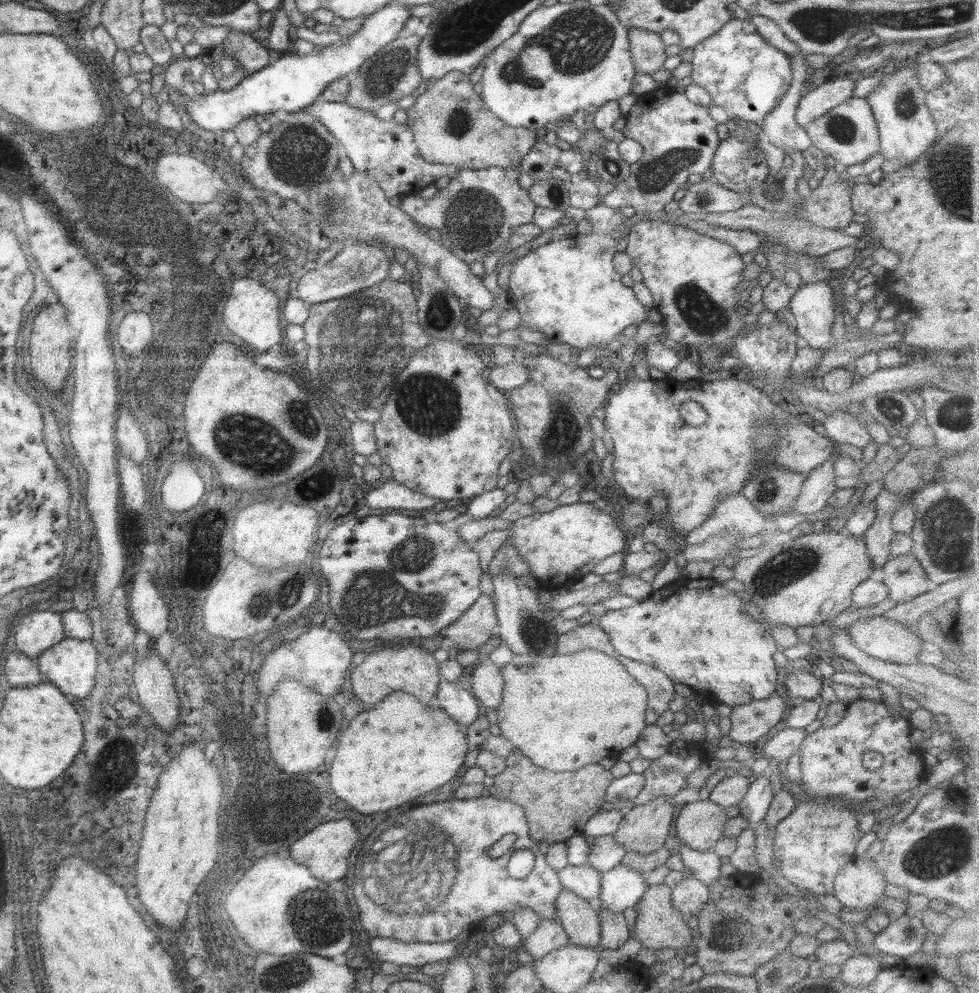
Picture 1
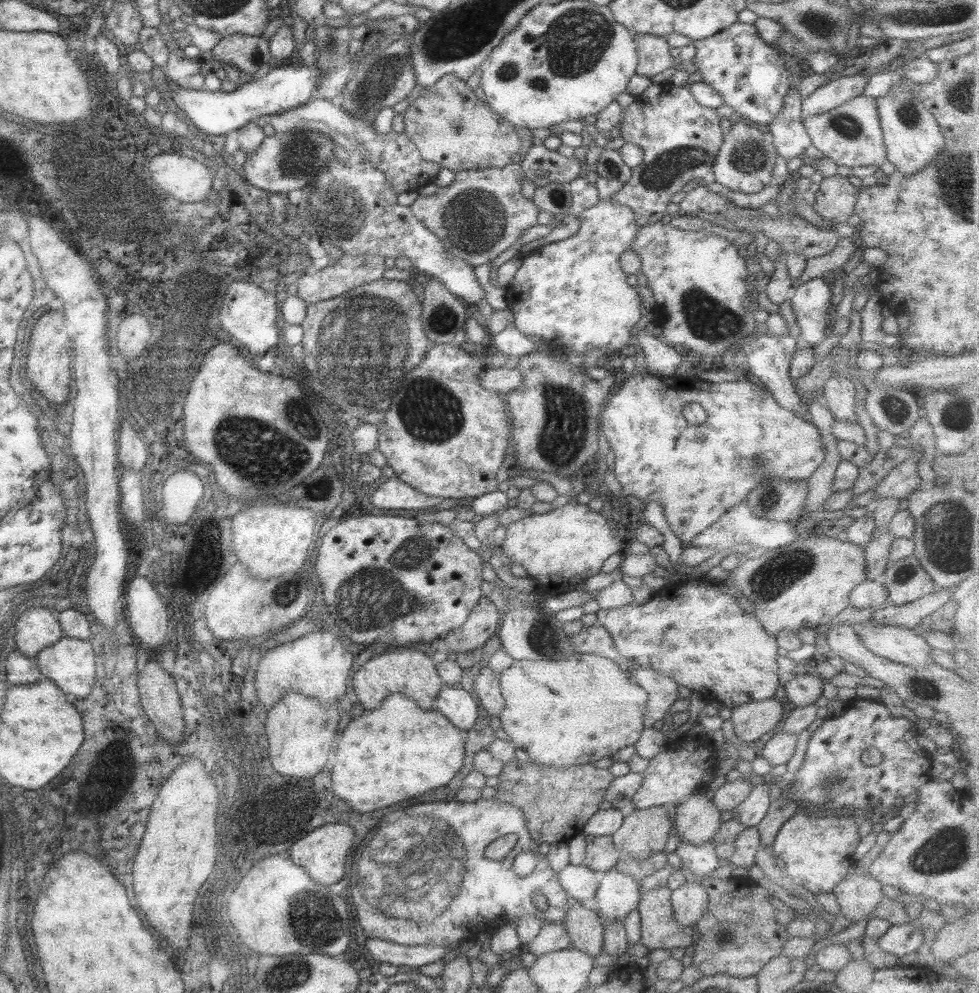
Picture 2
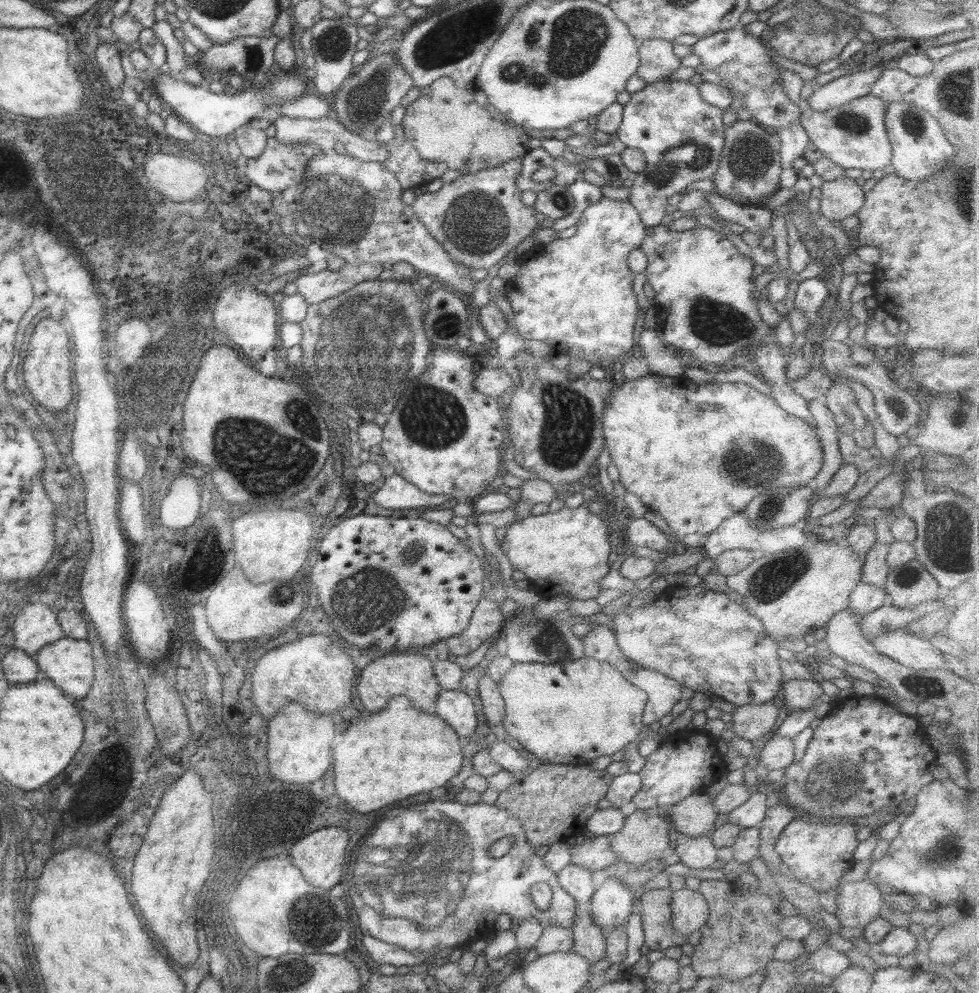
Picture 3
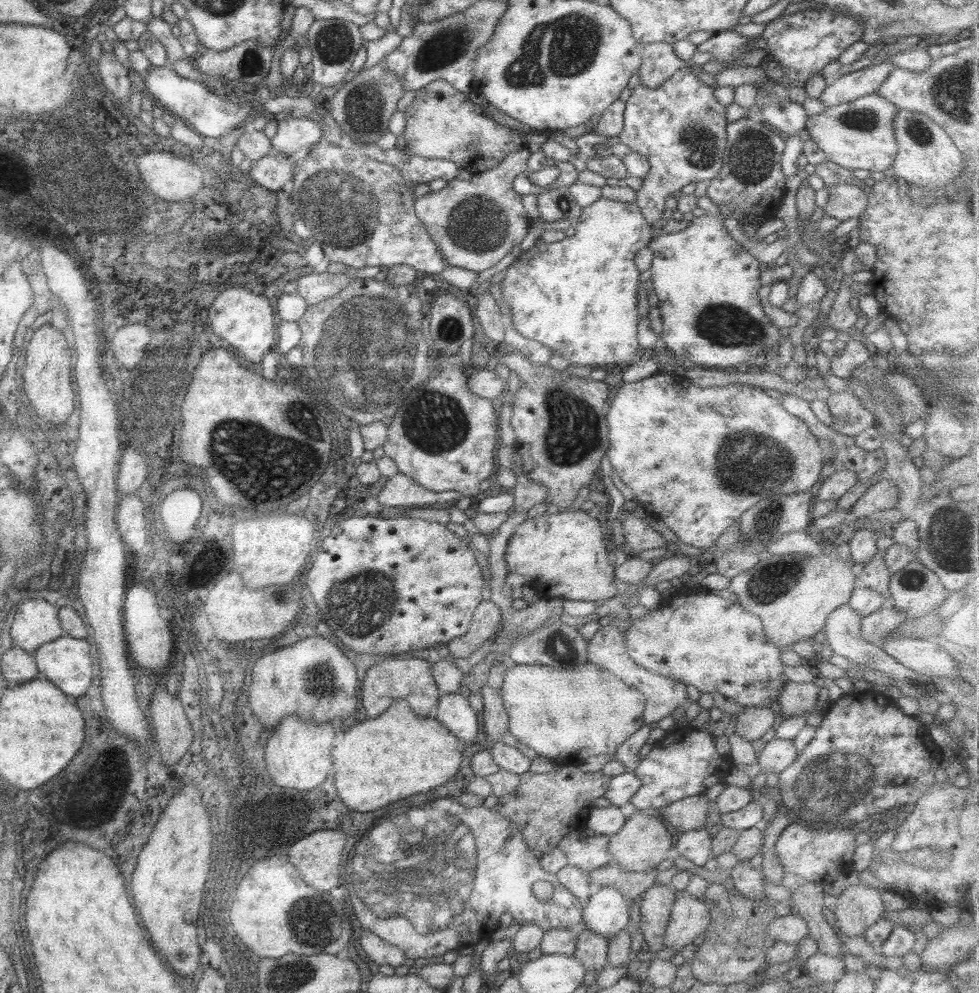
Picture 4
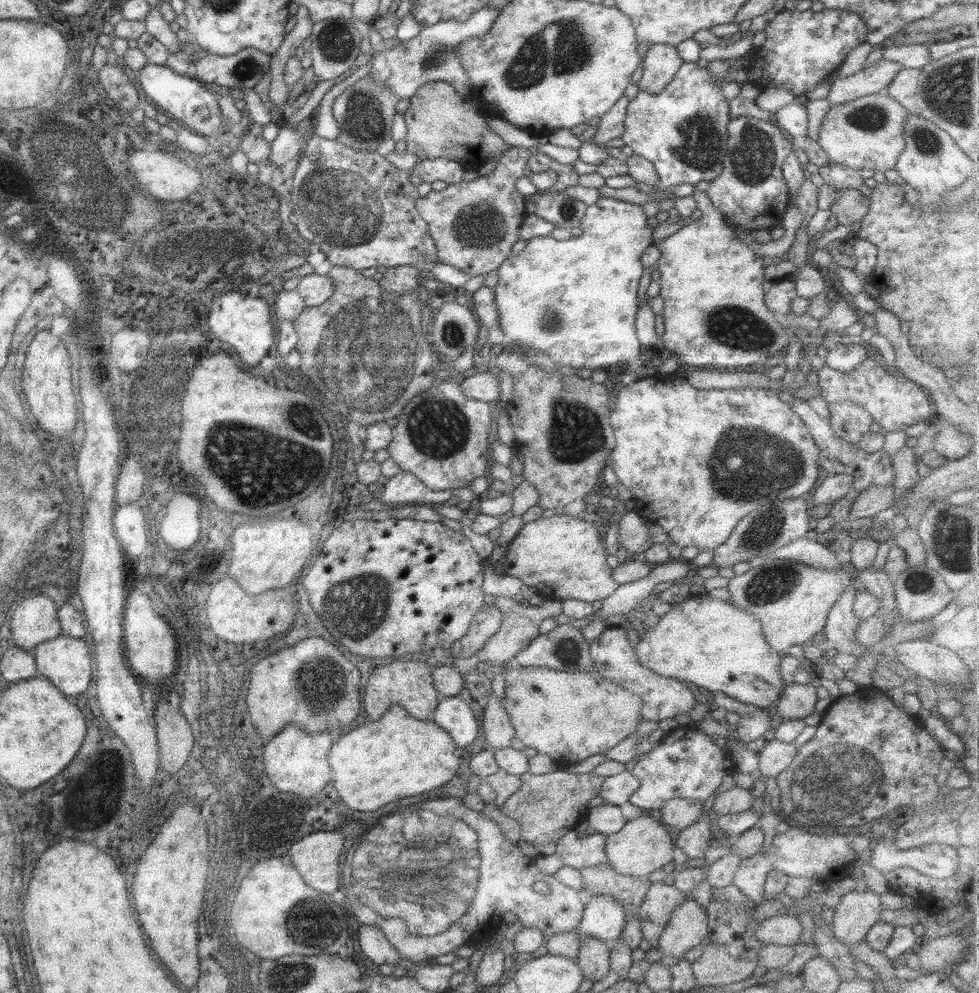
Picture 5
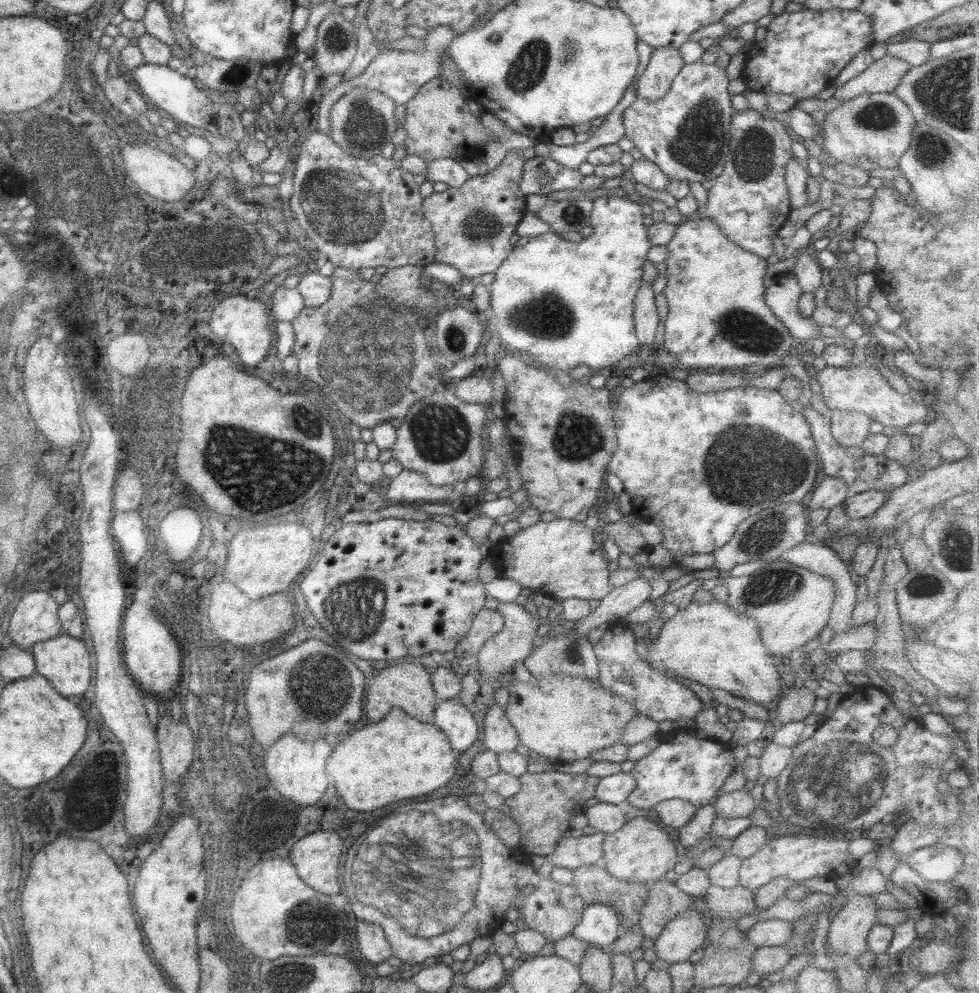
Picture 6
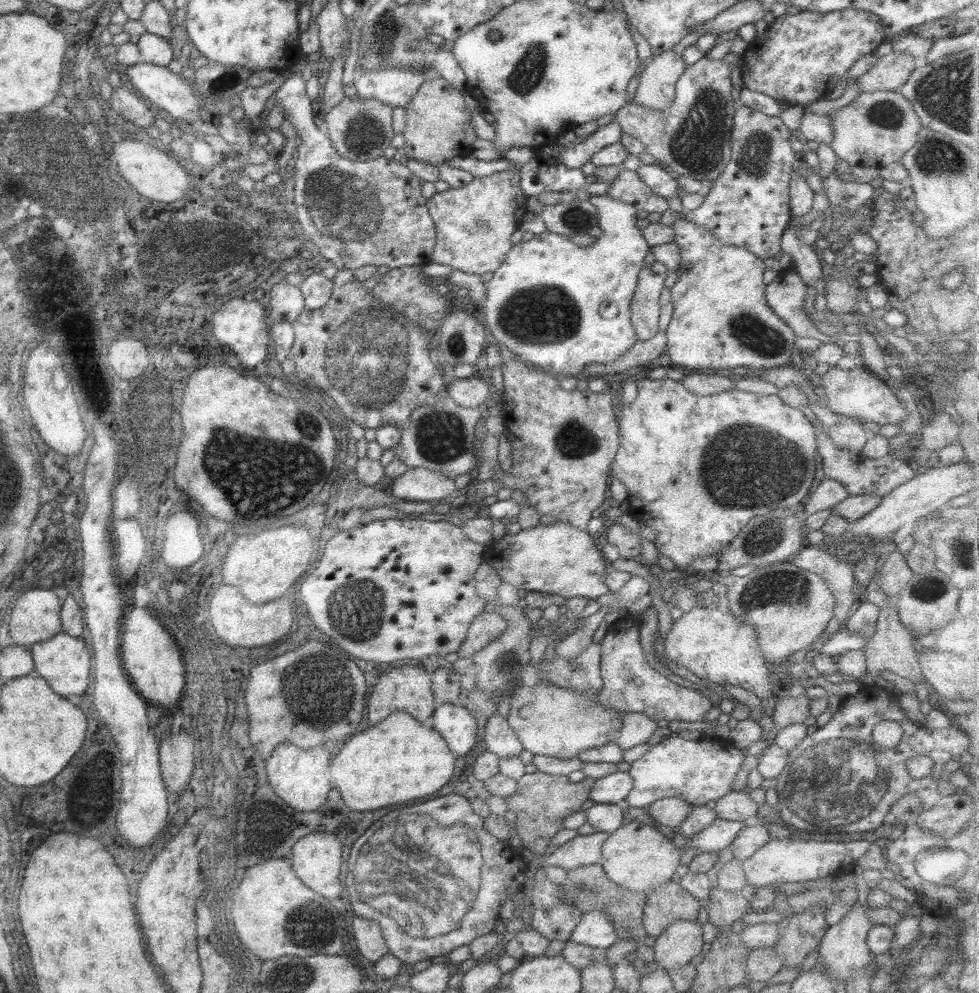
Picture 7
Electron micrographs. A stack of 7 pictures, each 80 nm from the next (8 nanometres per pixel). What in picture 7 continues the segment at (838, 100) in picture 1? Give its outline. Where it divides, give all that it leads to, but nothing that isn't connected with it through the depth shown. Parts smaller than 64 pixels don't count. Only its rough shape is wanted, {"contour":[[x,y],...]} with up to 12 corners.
{"contour":[[892,50],[855,78],[861,93],[906,84],[914,58]]}

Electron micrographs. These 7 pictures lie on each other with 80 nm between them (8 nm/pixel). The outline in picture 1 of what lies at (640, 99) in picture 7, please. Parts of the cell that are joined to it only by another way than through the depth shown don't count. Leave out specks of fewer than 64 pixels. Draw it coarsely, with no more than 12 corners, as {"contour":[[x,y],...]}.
{"contour":[[627,28],[636,75],[662,70],[658,31]]}

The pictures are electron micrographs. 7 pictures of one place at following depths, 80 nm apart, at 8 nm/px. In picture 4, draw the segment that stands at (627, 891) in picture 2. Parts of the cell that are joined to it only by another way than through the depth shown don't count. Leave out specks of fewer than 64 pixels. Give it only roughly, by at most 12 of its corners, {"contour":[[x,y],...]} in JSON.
{"contour":[[594,888],[582,908],[585,929],[609,938],[626,930],[629,903]]}

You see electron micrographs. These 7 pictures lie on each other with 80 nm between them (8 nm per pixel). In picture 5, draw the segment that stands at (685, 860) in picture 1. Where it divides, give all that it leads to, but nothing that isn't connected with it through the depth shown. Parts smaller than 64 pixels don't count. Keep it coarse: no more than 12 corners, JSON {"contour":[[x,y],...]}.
{"contour":[[703,801],[697,822],[677,832],[674,846],[688,858],[702,858],[712,838],[707,811]]}

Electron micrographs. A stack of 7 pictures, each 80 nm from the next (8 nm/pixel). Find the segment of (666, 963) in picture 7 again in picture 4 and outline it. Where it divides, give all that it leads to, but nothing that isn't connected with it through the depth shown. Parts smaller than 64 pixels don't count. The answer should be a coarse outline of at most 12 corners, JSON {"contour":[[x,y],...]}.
{"contour":[[677,891],[663,935],[676,954],[708,925],[707,904]]}

